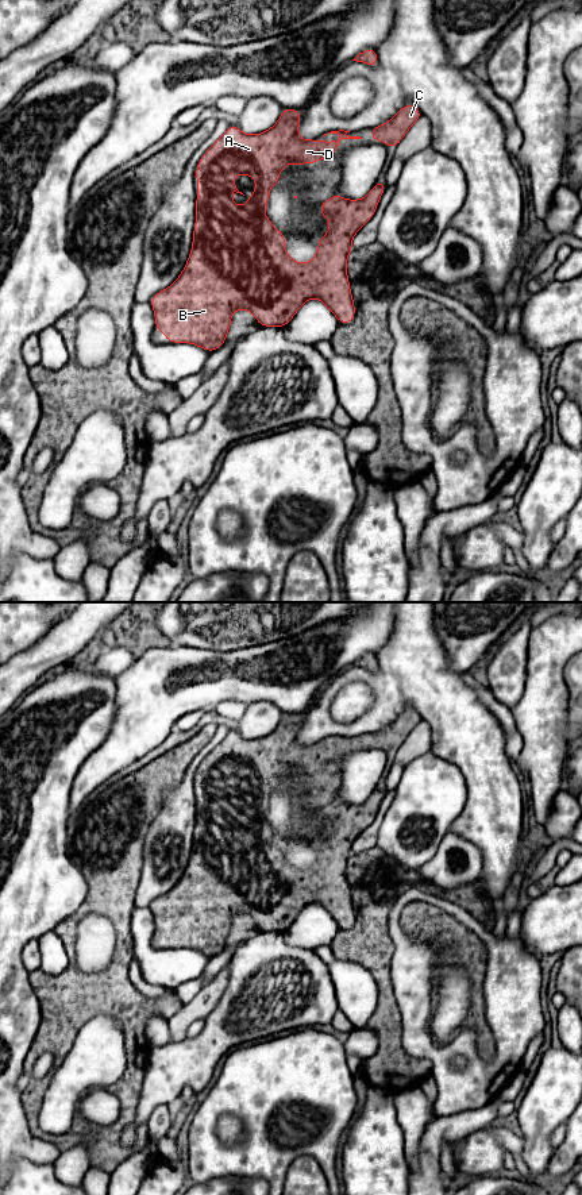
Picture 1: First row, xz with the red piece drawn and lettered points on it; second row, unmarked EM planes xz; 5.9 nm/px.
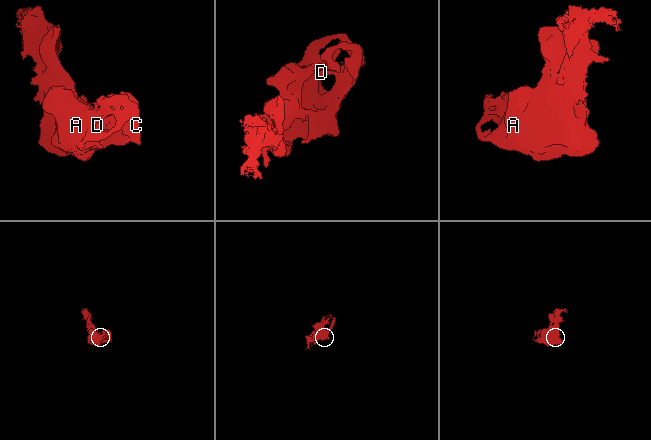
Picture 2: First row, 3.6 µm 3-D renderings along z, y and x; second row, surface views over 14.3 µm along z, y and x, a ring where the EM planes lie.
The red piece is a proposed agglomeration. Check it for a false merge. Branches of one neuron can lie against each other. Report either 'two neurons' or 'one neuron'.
one neuron

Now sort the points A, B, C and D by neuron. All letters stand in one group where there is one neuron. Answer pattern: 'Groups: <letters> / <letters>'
Groups: A B C D

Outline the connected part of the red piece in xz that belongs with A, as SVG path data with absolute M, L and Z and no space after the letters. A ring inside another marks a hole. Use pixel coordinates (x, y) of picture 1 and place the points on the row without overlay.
M282 713L278 726L267 736L255 740L246 740L236 728L231 729L199 766L196 771L197 814L190 860L180 882L150 905L155 920L154 933L162 936L169 948L190 948L213 957L226 948L226 941L231 932L231 921L236 914L243 913L251 917L261 932L284 933L304 907L311 903L321 905L340 929L350 929L355 924L355 909L346 876L347 861L354 853L351 848L354 840L373 822L385 797L386 787L378 785L369 799L359 805L346 805L335 797L329 805L319 809L317 816L329 825L329 837L319 844L317 859L311 867L298 868L293 866L284 851L285 839L278 836L269 822L263 820L263 814L269 807L270 793L280 787L280 776L289 767L302 771L307 766L312 771L315 766L336 760L342 744L362 744L361 741L348 741L350 736L339 735L328 737L339 740L336 747L301 745L298 743L301 722L301 716ZM235 779L248 779L257 786L254 799L247 803L248 806L244 812L238 812L231 805L232 797L243 799L234 789Z

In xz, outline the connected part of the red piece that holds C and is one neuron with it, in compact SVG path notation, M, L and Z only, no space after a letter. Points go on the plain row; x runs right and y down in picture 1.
M412 709L404 710L389 726L370 733L370 744L383 747L386 752L397 752L408 735L423 721Z

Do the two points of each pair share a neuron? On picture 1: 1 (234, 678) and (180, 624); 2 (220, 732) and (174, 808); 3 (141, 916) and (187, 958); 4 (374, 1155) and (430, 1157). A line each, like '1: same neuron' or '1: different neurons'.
1: different neurons
2: same neuron
3: same neuron
4: different neurons

